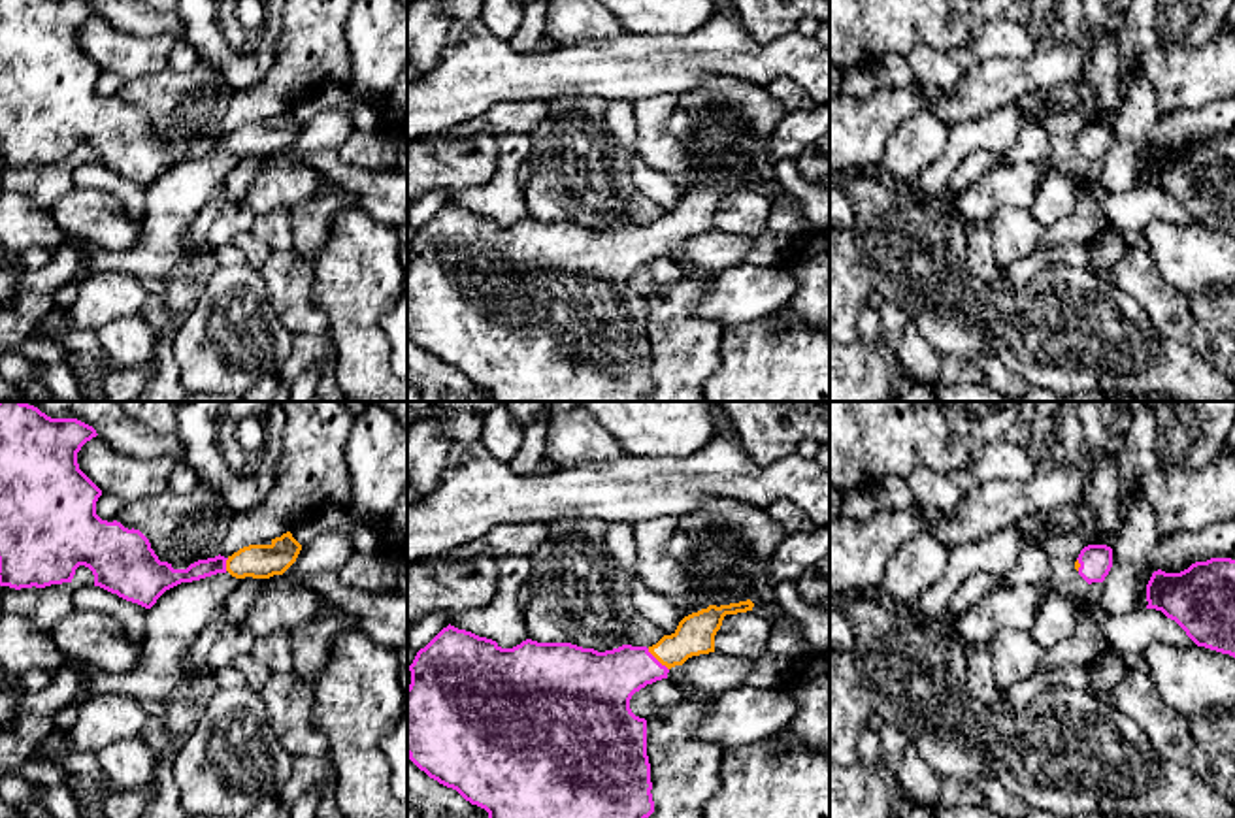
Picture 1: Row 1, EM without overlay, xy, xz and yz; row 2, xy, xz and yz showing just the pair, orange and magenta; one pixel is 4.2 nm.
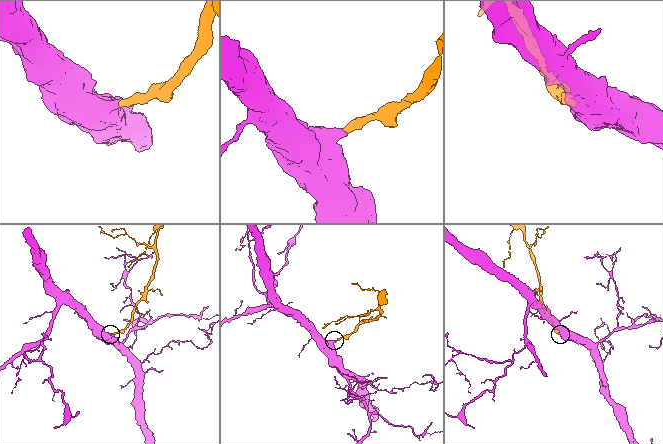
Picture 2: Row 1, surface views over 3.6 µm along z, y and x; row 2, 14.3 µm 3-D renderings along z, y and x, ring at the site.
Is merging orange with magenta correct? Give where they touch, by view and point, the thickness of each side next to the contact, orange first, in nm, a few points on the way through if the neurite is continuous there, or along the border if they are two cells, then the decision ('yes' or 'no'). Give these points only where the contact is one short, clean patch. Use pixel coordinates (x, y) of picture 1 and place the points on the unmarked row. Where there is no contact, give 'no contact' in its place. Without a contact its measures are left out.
meets orange in xz at (658, 238); 170 nm thick on the orange side, 260 nm on the other; runs through xz (694, 213), (658, 238), (628, 245), (606, 259); yes

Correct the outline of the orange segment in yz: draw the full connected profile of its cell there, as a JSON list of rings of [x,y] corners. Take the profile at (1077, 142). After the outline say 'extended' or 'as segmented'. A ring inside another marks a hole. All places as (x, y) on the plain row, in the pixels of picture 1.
[[[1088,123],[1080,128],[1075,147],[1088,160],[1103,160],[1112,145],[1112,126],[1107,123]]]; extended

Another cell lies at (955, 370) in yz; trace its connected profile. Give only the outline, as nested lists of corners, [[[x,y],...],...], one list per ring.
[[[941,354],[941,375],[937,379],[943,384],[958,386],[958,384],[980,384],[984,383],[984,375],[980,368],[954,354]]]

